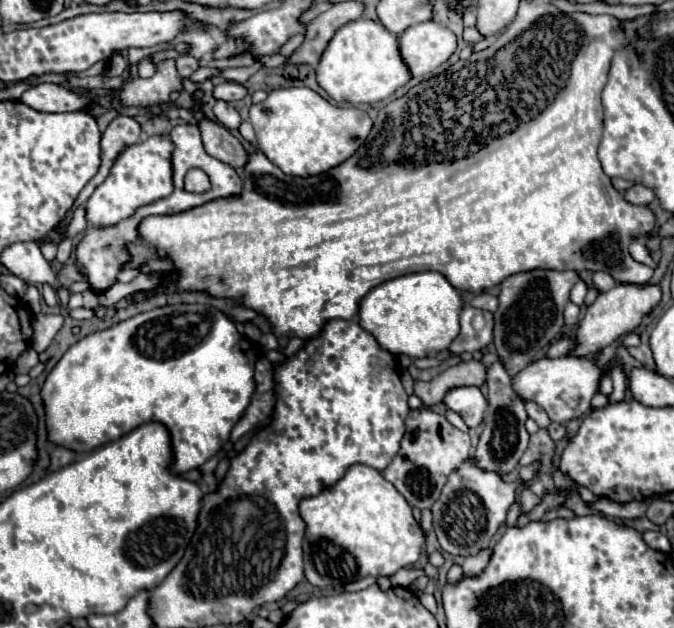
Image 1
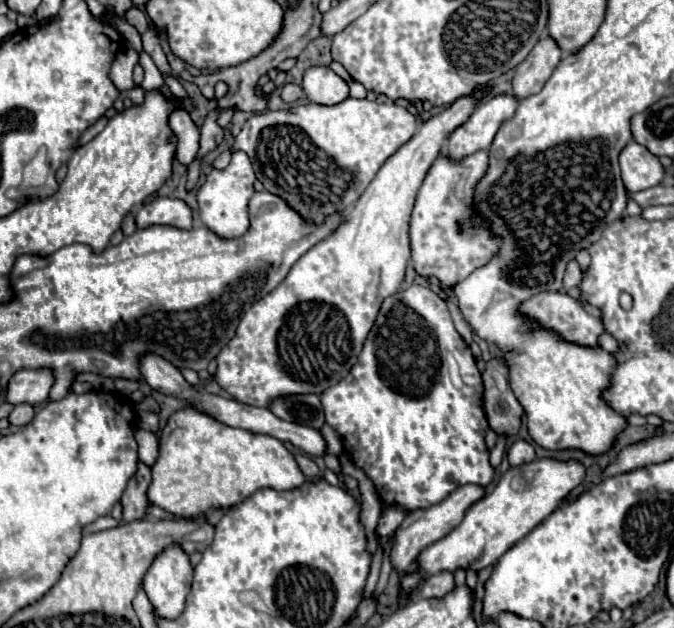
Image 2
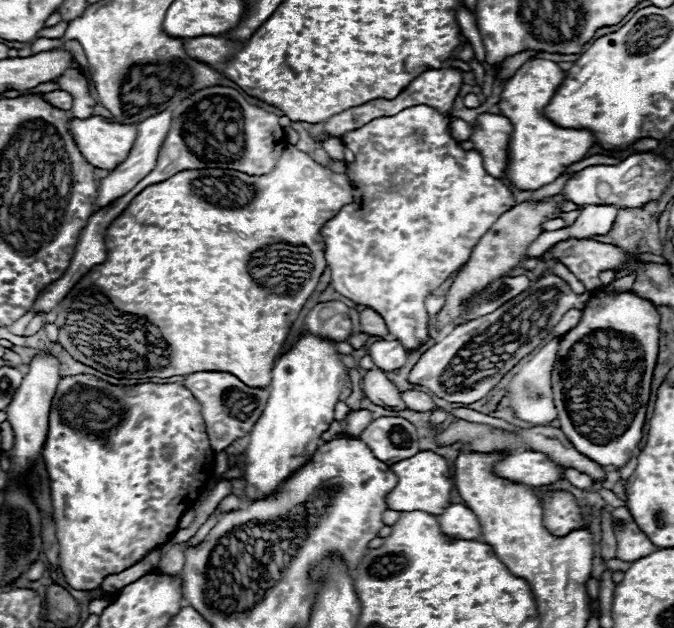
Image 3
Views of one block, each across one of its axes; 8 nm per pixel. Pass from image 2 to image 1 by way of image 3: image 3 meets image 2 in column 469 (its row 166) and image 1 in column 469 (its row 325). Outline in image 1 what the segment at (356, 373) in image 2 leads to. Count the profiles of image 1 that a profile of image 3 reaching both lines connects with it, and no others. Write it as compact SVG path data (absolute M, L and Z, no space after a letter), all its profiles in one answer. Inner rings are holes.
M458 386L446 392L444 406L462 416L468 428L476 428L484 420L488 402L478 386Z

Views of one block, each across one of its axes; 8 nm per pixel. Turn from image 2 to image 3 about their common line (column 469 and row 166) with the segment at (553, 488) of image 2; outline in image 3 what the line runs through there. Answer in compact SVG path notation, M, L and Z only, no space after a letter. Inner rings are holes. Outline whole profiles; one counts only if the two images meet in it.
M530 58L516 70L502 90L500 110L502 116L506 116L514 126L508 180L520 190L538 190L554 182L562 172L566 172L570 164L580 162L594 144L594 134L590 130L560 128L542 114L542 110L550 104L550 98L560 88L562 80L564 70L556 62Z

